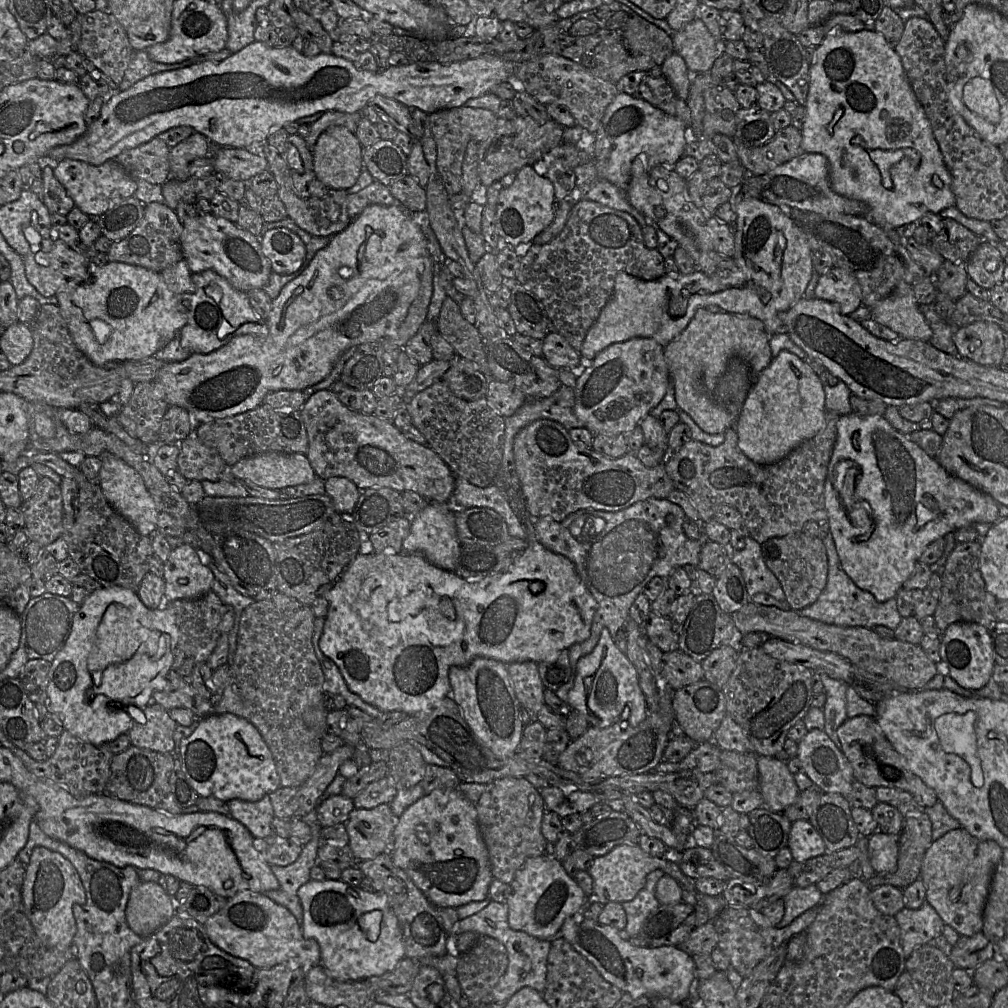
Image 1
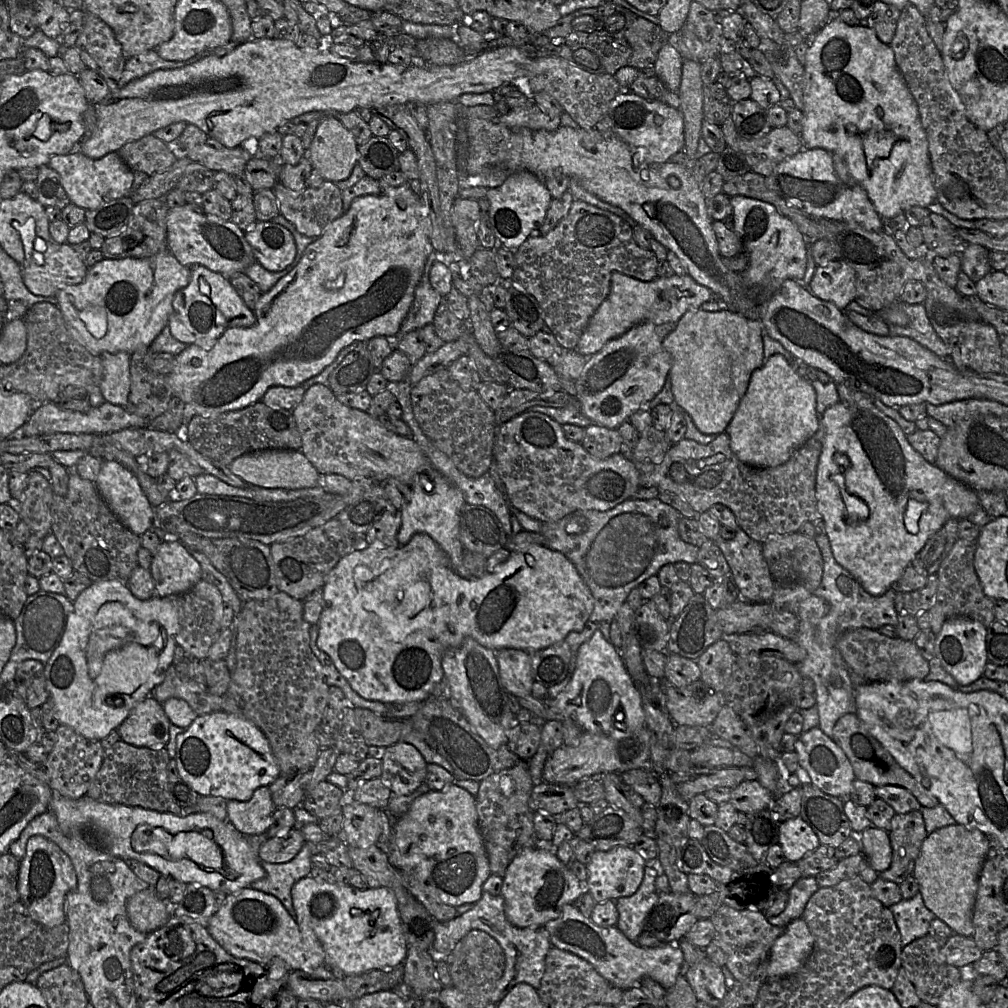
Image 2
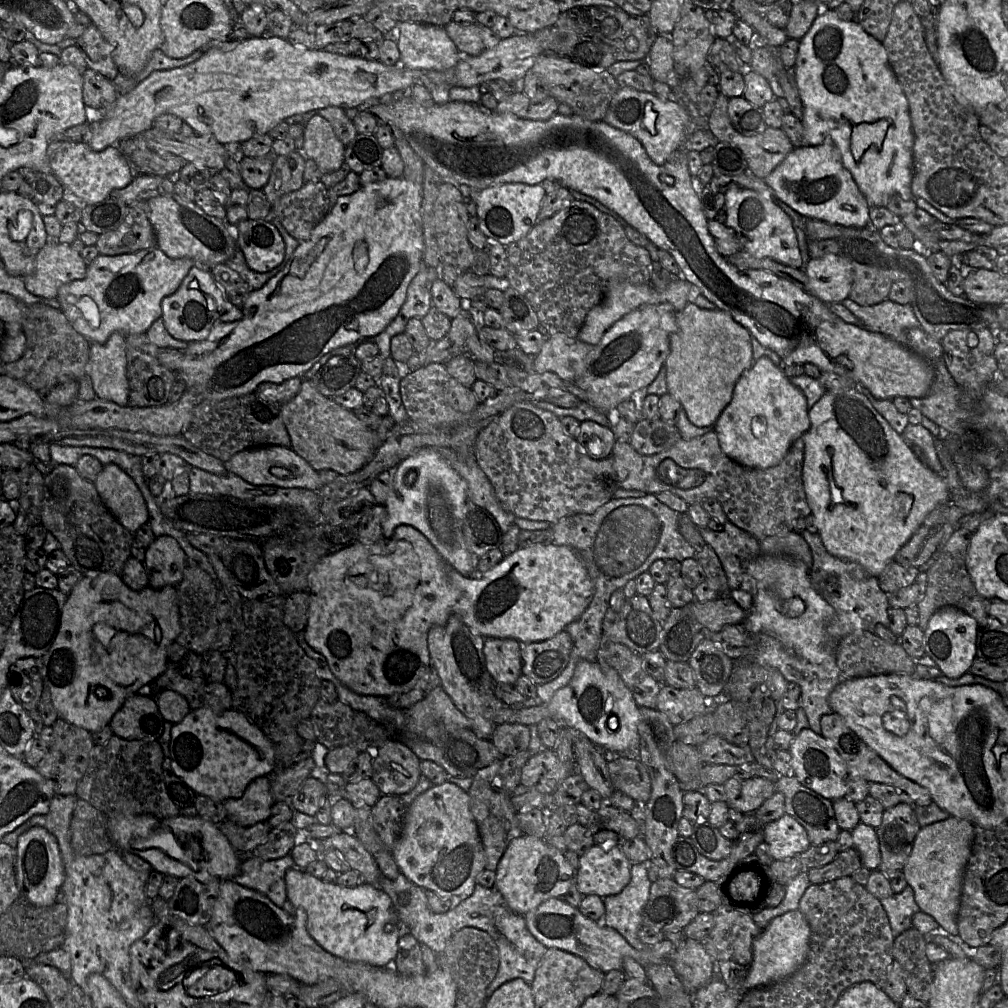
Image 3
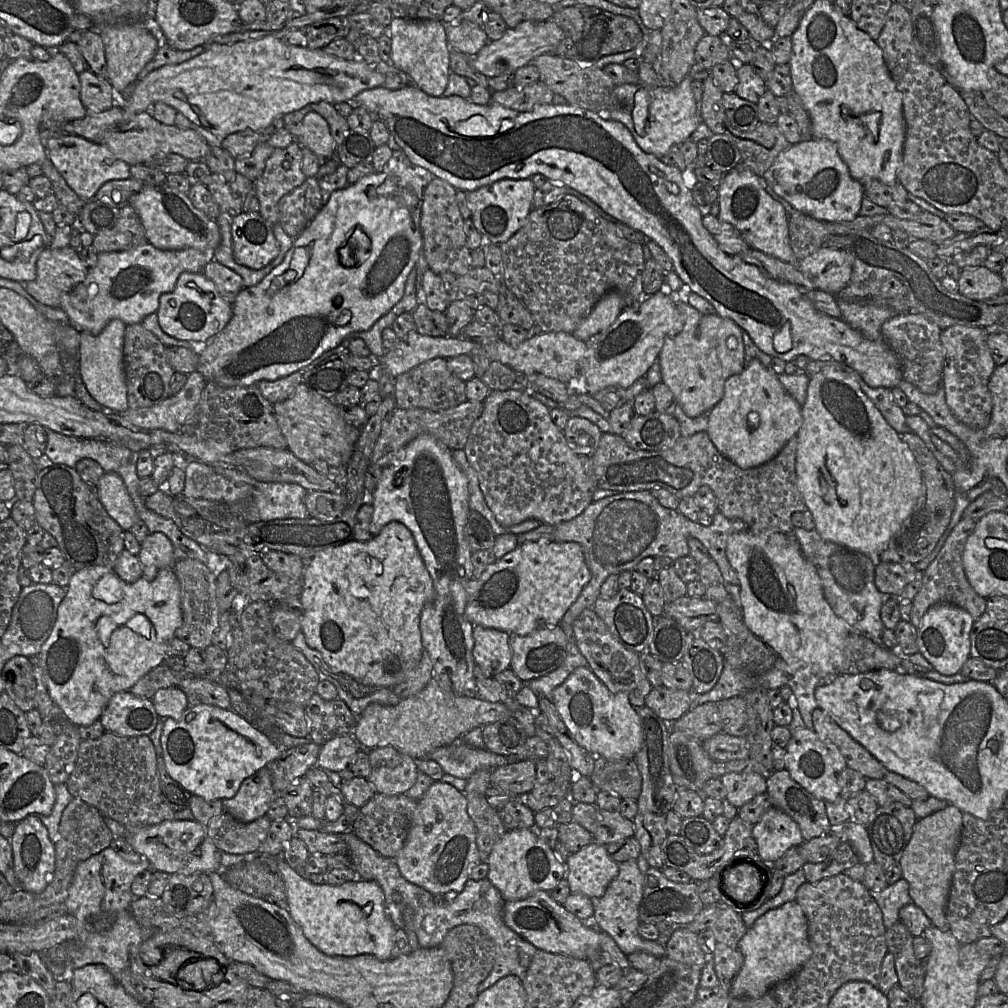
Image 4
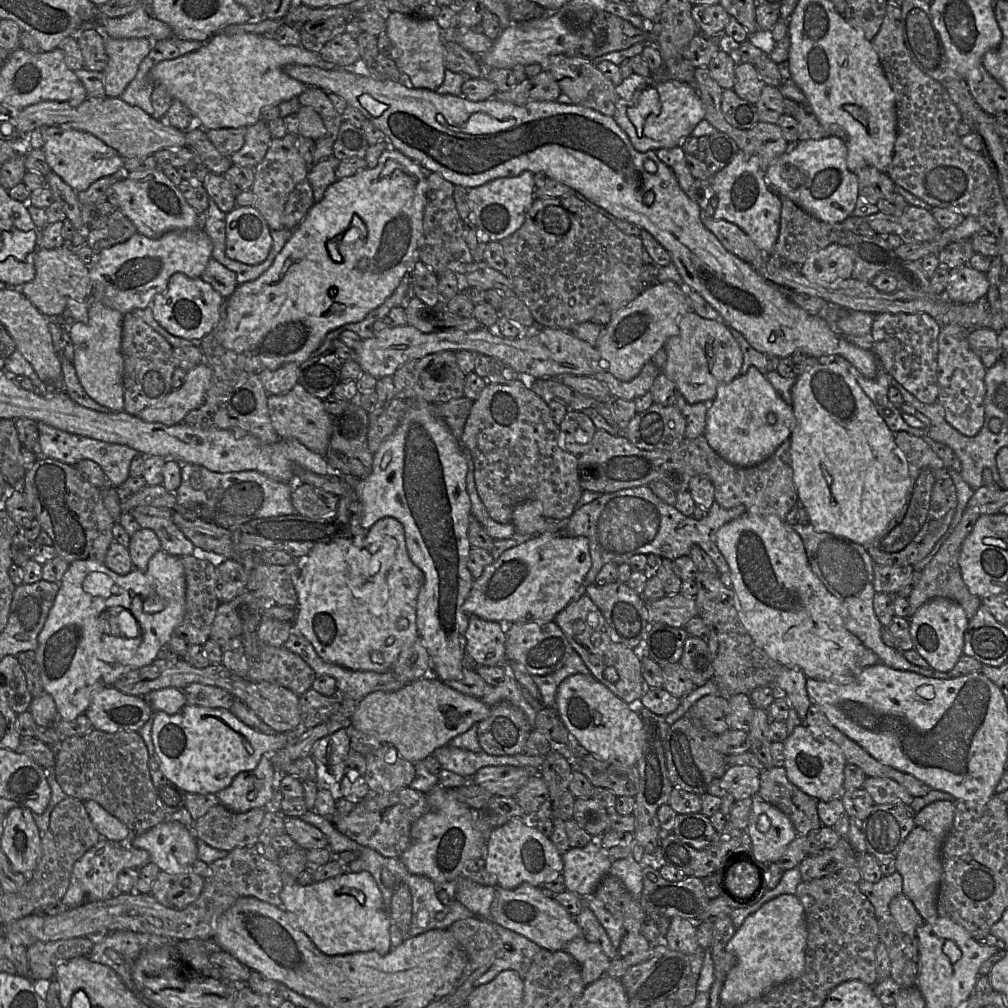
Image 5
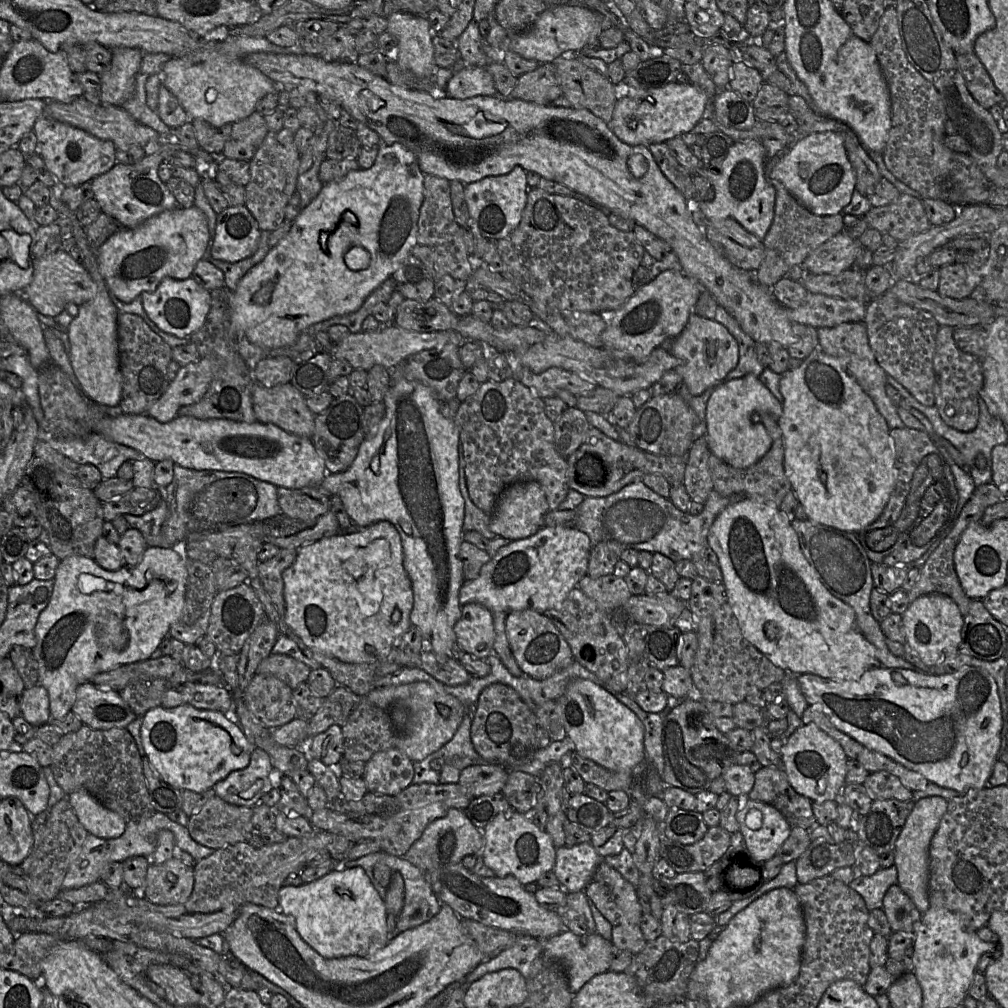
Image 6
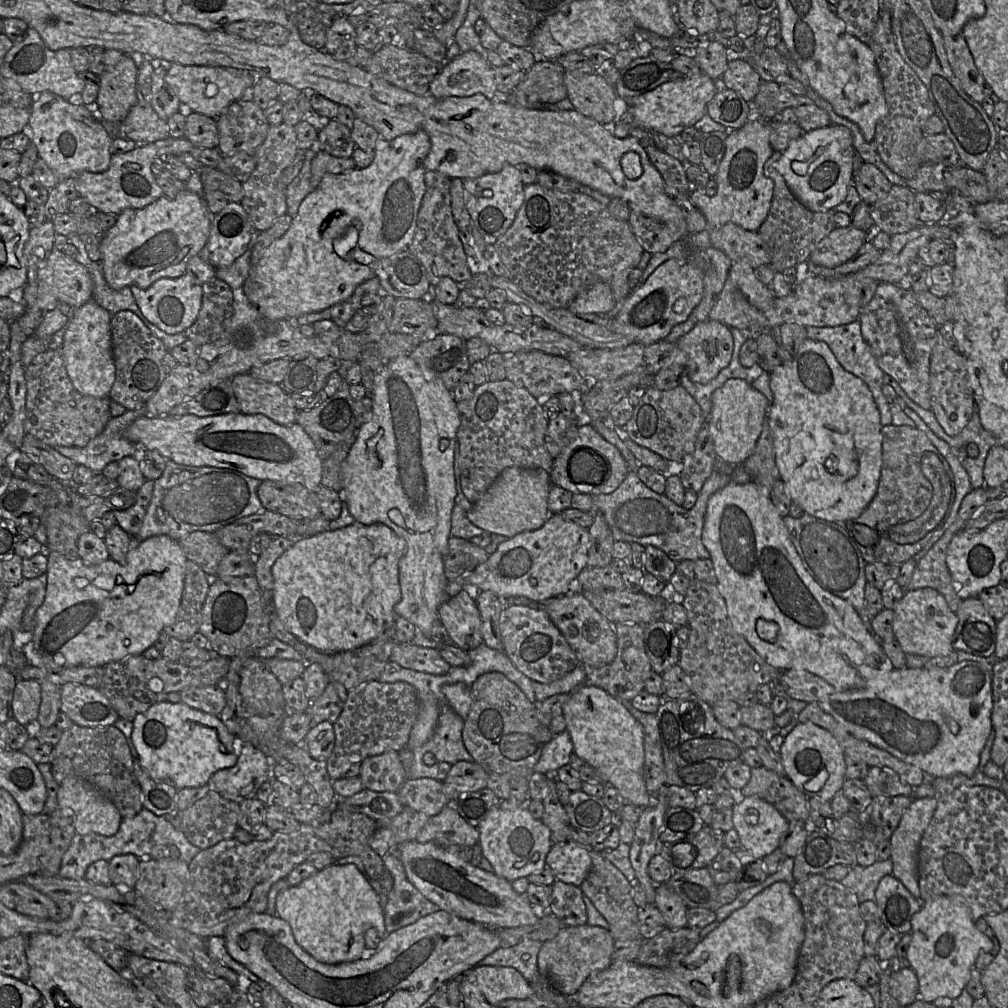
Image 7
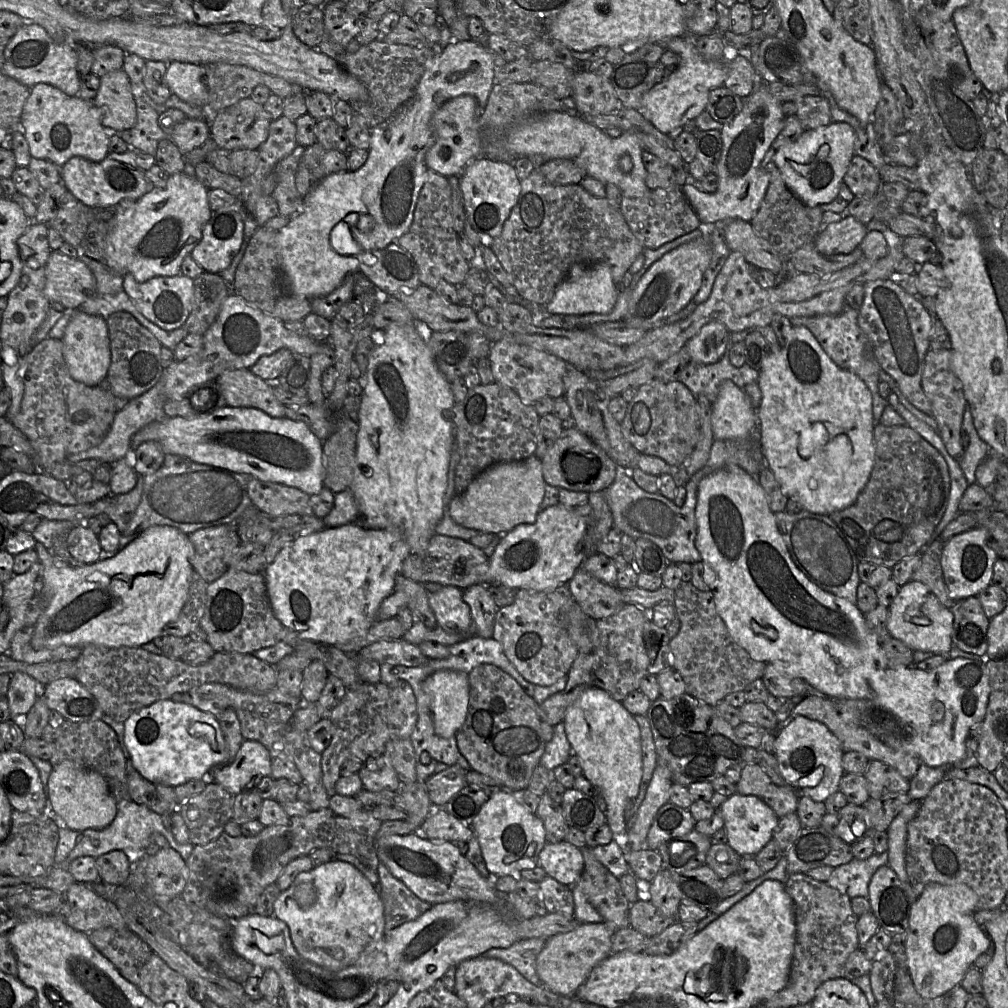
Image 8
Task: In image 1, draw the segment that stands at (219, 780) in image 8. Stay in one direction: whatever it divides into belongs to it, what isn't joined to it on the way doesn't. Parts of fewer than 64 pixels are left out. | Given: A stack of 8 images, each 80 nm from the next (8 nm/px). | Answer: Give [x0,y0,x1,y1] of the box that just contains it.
[228,795,275,838]

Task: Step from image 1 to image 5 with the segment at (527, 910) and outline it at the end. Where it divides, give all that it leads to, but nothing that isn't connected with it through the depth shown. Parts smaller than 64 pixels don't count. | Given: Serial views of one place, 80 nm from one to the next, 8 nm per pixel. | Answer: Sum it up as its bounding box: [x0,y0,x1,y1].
[482,818,563,890]

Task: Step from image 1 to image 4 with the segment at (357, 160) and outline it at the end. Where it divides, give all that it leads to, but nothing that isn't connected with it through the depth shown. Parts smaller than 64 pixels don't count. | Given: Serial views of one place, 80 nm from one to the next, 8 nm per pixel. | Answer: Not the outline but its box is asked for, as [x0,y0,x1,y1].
[298,111,335,158]

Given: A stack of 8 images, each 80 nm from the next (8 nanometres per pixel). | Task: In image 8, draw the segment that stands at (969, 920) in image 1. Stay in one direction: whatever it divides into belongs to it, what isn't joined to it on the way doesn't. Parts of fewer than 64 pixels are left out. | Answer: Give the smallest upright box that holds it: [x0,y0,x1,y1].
[888,800,920,882]

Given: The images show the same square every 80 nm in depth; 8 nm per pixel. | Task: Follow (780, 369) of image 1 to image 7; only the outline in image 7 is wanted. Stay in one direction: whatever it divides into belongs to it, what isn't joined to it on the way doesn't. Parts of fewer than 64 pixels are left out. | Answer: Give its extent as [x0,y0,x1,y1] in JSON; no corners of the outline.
[706,379,770,465]

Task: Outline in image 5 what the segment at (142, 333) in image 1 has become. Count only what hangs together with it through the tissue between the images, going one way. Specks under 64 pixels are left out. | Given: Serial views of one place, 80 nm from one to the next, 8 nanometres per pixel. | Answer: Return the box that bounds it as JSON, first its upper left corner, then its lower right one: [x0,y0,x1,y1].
[66,228,212,323]

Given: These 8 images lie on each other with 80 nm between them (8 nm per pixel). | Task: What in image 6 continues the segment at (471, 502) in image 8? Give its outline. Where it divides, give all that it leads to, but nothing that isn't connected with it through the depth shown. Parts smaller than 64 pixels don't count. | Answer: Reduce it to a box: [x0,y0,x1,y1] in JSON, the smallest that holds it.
[489,481,549,541]

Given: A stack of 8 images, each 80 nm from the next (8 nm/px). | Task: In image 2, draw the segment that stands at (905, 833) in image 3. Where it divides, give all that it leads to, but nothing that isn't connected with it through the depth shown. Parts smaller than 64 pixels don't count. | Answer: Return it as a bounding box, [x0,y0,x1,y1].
[878,810,928,884]

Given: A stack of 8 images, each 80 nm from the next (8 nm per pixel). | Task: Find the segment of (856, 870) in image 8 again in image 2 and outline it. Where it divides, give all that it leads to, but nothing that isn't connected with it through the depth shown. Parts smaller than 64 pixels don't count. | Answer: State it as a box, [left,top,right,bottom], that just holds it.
[889,892,936,947]

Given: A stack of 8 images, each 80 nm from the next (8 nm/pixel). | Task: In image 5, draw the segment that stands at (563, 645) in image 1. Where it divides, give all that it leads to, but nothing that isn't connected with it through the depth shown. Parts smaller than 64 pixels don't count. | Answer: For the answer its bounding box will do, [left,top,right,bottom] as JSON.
[294,517,591,672]

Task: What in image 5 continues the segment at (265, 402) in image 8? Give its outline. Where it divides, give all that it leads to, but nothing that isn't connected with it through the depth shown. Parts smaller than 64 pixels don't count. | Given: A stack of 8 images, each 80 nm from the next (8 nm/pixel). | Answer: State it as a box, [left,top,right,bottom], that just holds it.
[267,384,332,456]

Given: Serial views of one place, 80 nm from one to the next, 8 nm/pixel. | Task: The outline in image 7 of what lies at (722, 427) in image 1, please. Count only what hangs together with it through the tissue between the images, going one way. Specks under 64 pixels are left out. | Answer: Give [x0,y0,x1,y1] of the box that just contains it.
[677,319,734,384]

